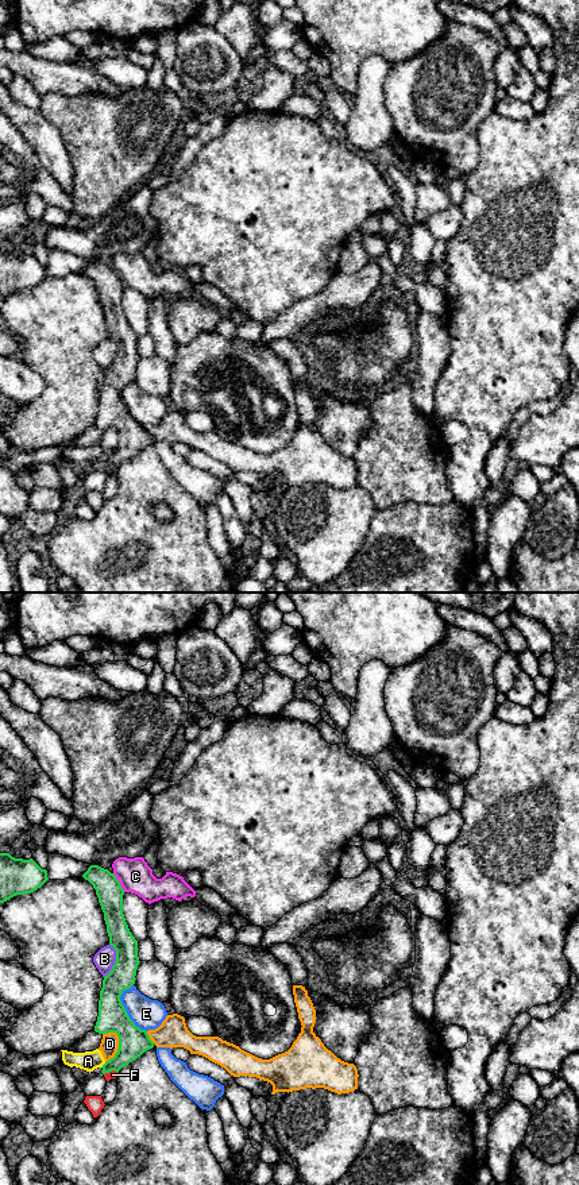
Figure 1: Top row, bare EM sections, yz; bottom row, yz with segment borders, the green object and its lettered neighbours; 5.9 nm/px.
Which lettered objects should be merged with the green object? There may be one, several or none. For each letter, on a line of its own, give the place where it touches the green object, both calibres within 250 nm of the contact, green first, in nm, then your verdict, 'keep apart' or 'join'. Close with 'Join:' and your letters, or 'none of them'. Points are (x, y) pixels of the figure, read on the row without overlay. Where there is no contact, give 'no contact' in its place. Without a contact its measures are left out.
A: yz (103, 460) | 180/120 nm | keep apart
B: yz (115, 356) | 160/120 nm | keep apart
C: yz (119, 278) | 160/200 nm | keep apart
D: yz (119, 443) | 180/110 nm | keep apart
E: yz (124, 405) | 180/180 nm | keep apart
F: yz (111, 466) | 180/50 nm | join
Join: F

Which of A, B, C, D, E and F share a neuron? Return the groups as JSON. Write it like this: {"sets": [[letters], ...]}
{"sets": [["A"], ["B"], ["C"], ["D"], ["E"], ["F"]]}

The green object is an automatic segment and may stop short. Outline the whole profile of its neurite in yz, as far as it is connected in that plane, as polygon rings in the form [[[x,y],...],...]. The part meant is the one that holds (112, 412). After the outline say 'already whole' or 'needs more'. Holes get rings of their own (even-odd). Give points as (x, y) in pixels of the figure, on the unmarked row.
[[[90,260],[82,273],[96,285],[104,308],[109,340],[116,346],[115,360],[103,375],[94,421],[94,426],[99,429],[116,428],[119,432],[117,448],[103,460],[101,466],[105,475],[109,476],[117,472],[123,462],[153,444],[155,439],[146,425],[135,421],[120,395],[121,389],[135,379],[140,358],[138,336],[130,327],[123,309],[124,285],[113,269],[99,260]]]; needs more

